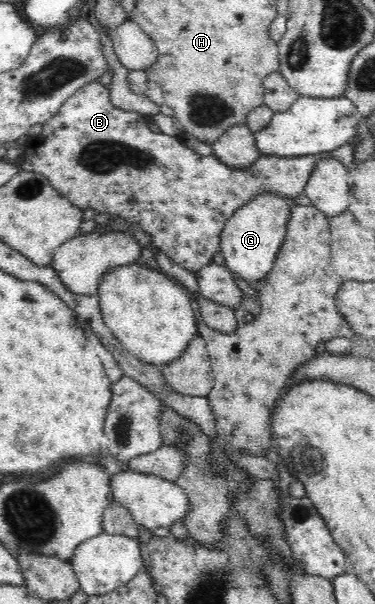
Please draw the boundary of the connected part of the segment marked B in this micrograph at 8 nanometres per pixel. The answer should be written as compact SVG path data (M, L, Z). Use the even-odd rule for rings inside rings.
M99 80L90 81L73 93L52 119L42 124L40 135L30 137L23 147L18 165L22 170L28 169L46 176L52 187L76 207L116 215L142 228L150 234L153 253L162 251L174 263L193 273L213 262L214 254L220 250L221 231L238 208L262 192L274 192L289 198L303 195L309 175L318 161L337 159L349 168L354 166L355 149L359 146L359 137L354 137L334 151L291 159L261 155L251 167L232 169L214 154L202 157L188 148L183 140L152 132L146 122L147 117L141 113L116 108L110 102L110 88Z

